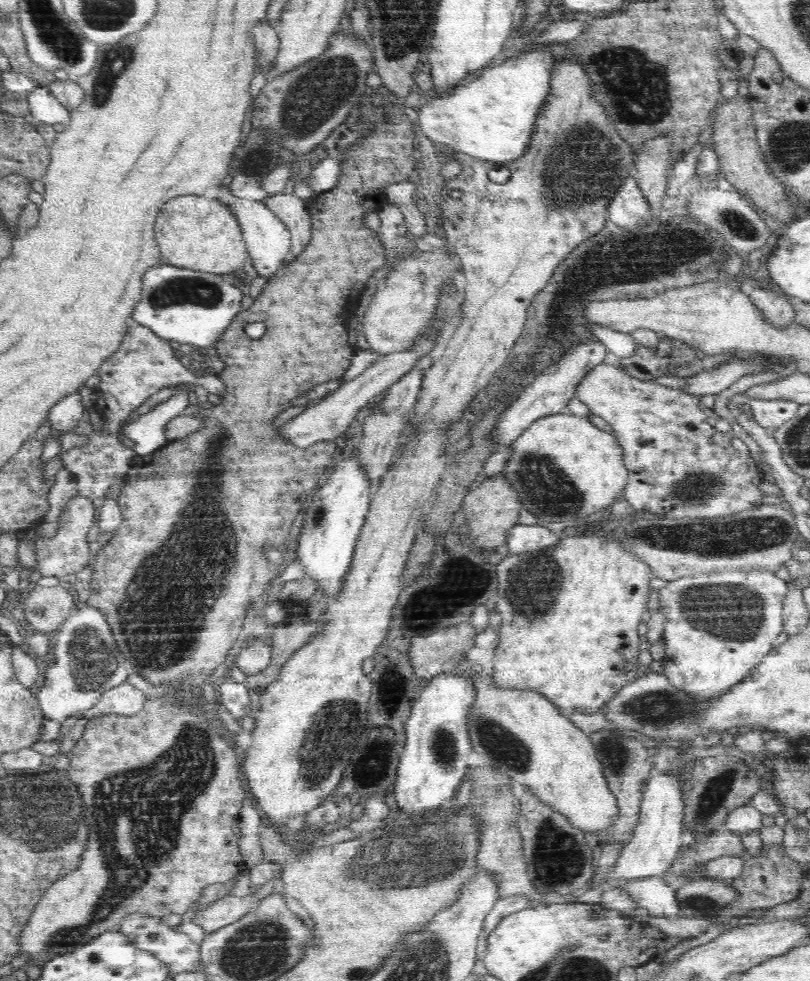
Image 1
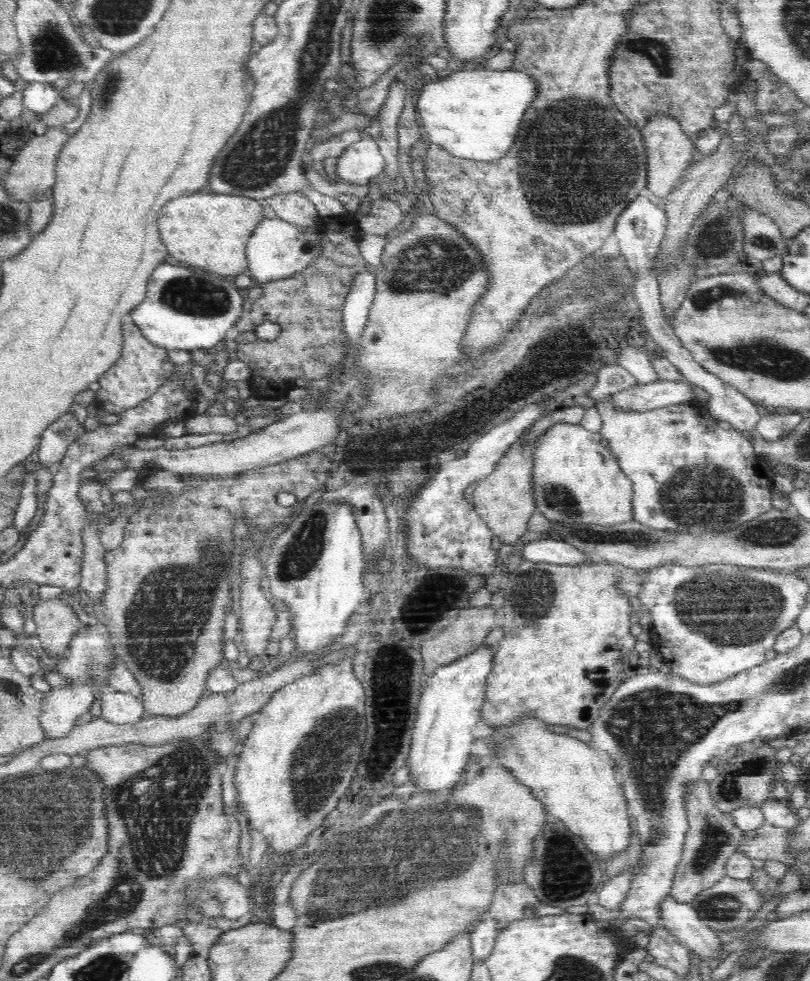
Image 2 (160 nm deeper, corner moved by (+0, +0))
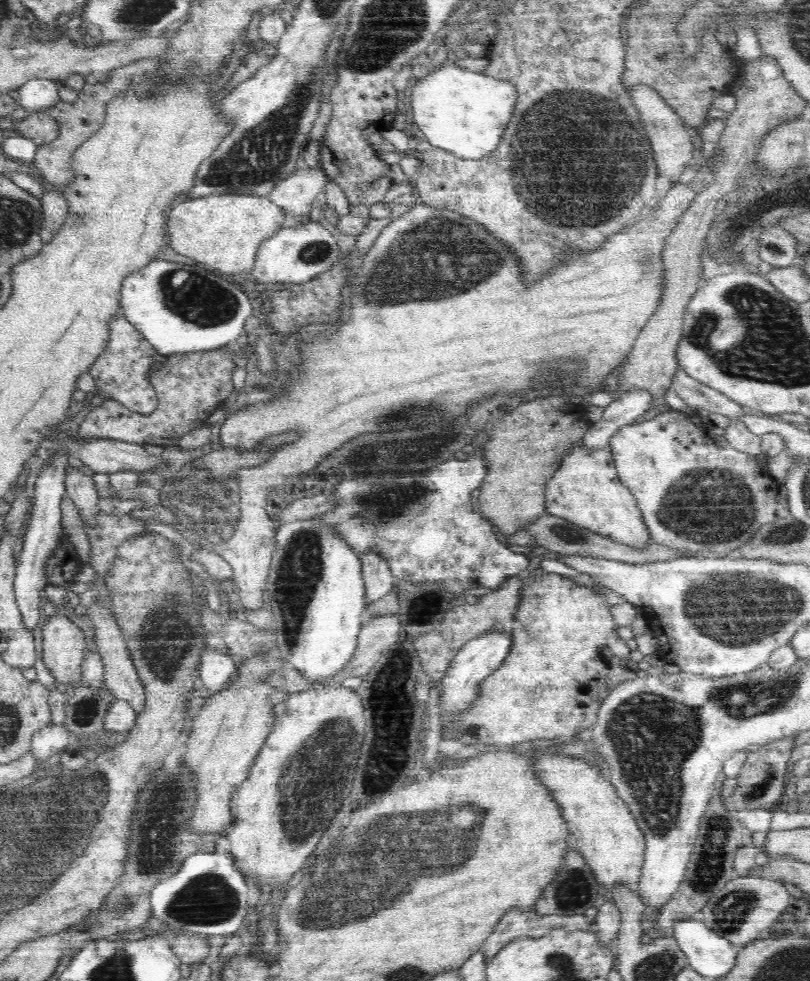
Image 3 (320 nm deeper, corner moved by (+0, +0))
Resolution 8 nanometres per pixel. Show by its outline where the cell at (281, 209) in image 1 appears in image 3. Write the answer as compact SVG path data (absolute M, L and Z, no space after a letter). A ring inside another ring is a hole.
M303 163L291 172L270 194L269 200L282 208L284 213L304 220L315 209L318 194L325 190L327 176L319 168L309 168Z

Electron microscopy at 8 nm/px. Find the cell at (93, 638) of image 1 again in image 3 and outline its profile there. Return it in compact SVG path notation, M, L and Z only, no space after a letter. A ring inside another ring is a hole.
M48 724L34 735L31 752L38 759L38 763L47 765L50 757L61 753L71 742L72 737L65 725Z

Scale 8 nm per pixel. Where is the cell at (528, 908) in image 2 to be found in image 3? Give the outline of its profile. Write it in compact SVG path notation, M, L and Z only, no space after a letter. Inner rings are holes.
M512 910L504 916L504 920L498 922L496 930L492 936L482 944L485 963L490 964L494 956L510 944L514 938L520 936L530 936L530 938L540 938L548 934L554 928L565 927L566 929L588 930L590 931L590 920L584 915L560 916L548 914L548 916L538 916L536 912L520 912Z

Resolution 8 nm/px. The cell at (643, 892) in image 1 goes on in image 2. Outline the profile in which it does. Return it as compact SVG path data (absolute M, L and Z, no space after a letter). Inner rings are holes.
M672 896L666 898L660 906L660 923L700 960L720 960L722 943L718 932L702 920L691 904L676 902Z

